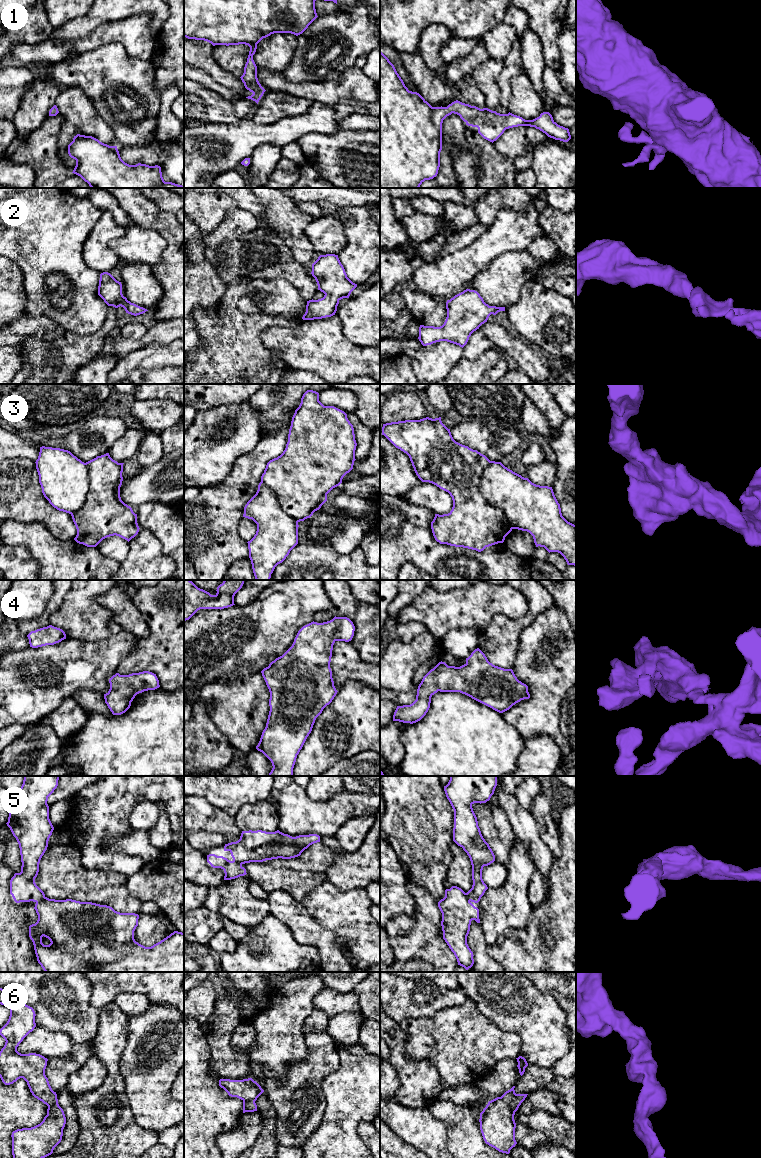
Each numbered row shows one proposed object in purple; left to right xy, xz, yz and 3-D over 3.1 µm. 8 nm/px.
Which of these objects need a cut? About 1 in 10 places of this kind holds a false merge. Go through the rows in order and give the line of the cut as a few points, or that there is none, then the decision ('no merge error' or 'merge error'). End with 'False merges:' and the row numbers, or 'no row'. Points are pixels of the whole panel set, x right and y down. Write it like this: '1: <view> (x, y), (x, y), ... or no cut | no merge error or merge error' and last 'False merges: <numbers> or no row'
1: no cut | no merge error
2: no cut | no merge error
3: no cut | no merge error
4: no cut | no merge error
5: no cut | no merge error
6: no cut | no merge error
False merges: no row

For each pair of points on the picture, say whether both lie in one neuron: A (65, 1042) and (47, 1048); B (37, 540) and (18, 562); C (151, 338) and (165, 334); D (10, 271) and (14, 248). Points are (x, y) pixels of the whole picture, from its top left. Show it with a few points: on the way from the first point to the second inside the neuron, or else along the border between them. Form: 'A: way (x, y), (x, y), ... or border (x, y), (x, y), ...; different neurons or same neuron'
A: way (61, 1044), (51, 1044); same neuron
B: border (10, 546), (23, 546), (37, 562), (38, 569); different neurons
C: way (154, 335), (162, 334); same neuron
D: border (10, 258), (21, 270), (23, 281); different neurons

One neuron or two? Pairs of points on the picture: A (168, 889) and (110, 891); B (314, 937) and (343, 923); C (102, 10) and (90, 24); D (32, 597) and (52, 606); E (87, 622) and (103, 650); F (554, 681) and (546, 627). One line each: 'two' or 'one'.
A: two
B: two
C: one
D: two
E: two
F: one

